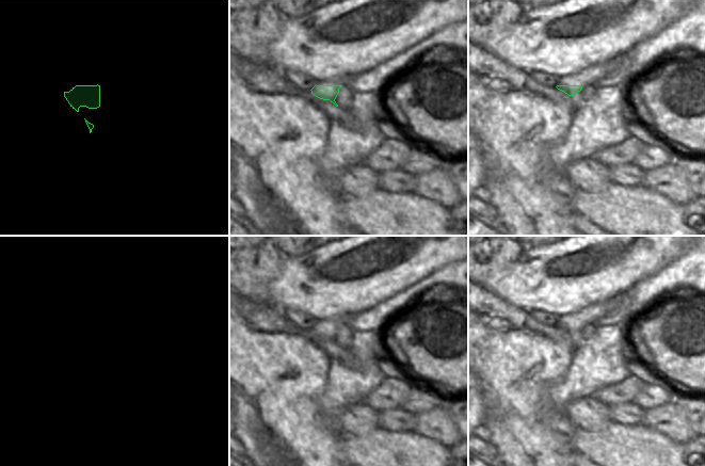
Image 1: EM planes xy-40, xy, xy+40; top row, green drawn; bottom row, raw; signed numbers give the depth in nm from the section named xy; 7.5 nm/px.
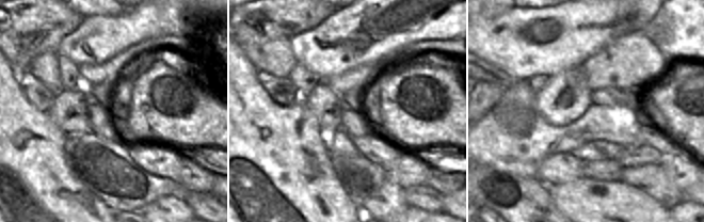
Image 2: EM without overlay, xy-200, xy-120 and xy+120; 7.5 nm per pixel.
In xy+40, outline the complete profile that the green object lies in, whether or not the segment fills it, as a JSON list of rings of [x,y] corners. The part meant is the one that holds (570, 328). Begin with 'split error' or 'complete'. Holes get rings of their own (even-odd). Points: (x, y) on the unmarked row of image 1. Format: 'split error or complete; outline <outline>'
split error; outline [[[557,324],[556,326],[572,336],[574,348],[589,341],[597,330],[593,324],[588,324],[584,327],[581,324]]]

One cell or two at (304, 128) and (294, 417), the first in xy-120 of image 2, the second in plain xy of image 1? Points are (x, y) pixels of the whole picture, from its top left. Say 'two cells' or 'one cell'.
one cell

